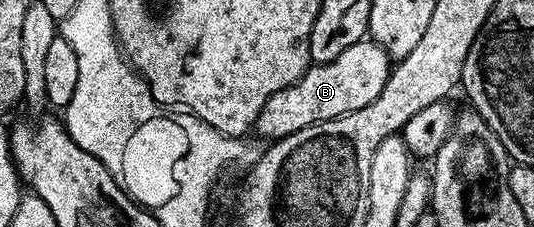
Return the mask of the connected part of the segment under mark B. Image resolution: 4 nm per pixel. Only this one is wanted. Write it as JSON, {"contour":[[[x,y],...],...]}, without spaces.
{"contour":[[[365,40],[350,44],[342,56],[329,62],[309,65],[297,82],[270,96],[258,116],[255,133],[260,133],[267,140],[285,138],[302,128],[313,126],[315,122],[334,120],[358,108],[366,108],[366,104],[378,100],[378,92],[382,92],[389,73],[388,53],[378,43]]]}

